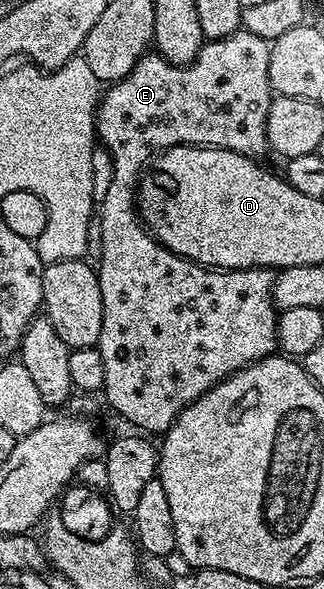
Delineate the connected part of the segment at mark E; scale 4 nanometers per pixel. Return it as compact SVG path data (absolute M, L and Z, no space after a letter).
M239 30L227 38L210 40L202 44L199 54L189 64L172 64L164 60L159 54L146 54L140 62L119 81L110 83L104 89L97 106L95 117L95 136L100 147L109 152L111 162L114 164L114 177L111 186L104 195L103 202L95 212L95 228L101 231L101 264L96 265L99 278L99 290L103 294L103 330L101 331L101 343L99 345L103 354L103 378L105 386L103 397L126 420L134 424L134 429L145 434L157 432L163 434L175 422L175 418L193 400L197 400L204 392L213 388L221 380L225 380L232 372L238 372L248 364L263 359L264 356L274 355L277 348L277 317L278 309L273 302L273 278L274 273L267 268L230 268L218 270L207 268L204 264L196 264L194 260L185 260L179 254L167 250L155 237L149 235L148 228L141 222L135 207L137 203L137 181L141 179L142 172L154 159L155 154L167 148L174 148L180 144L202 144L204 148L226 148L235 150L244 156L261 158L264 152L270 151L267 138L267 110L271 99L269 86L269 49L270 41L259 38L250 32Z

